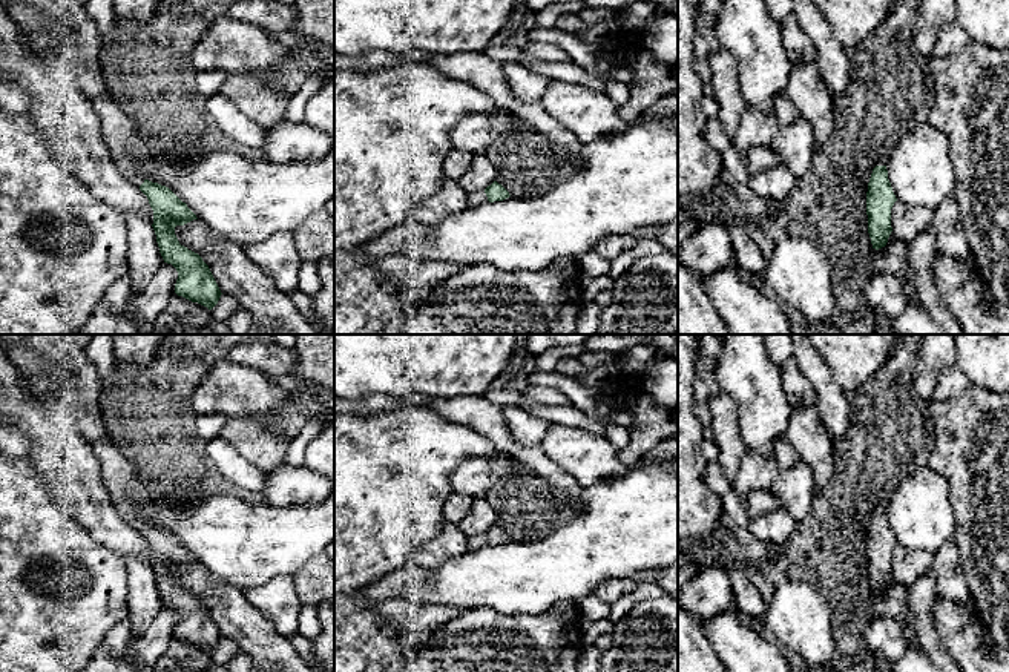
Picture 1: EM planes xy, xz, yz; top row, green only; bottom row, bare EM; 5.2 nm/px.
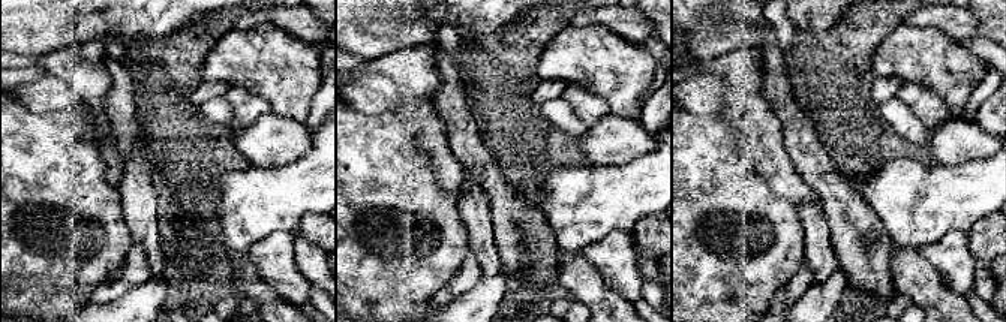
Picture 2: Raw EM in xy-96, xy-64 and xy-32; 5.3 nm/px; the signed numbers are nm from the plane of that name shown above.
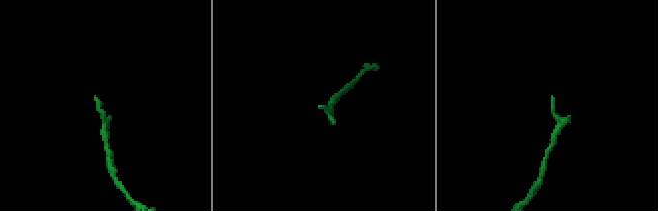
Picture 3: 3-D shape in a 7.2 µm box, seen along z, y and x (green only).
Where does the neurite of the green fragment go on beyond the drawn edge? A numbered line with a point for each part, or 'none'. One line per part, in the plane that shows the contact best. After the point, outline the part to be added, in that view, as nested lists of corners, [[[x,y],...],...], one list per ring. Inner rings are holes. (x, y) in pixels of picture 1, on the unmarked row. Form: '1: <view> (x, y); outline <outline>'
1: xz (476, 542); outline [[[485,532],[471,535],[468,539],[468,546],[469,546],[469,551],[477,551],[477,549],[481,549],[481,548],[488,548],[489,545],[488,545],[488,540],[485,537]]]

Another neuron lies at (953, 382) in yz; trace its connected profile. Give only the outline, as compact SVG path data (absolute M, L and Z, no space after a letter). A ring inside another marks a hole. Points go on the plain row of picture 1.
M955 364L942 371L937 379L937 388L932 394L932 400L942 402L957 396L961 396L968 391L971 382L965 371Z

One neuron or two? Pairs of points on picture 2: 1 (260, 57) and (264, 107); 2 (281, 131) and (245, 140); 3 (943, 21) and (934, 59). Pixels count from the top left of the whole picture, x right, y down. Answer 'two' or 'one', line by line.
1: two
2: one
3: two

